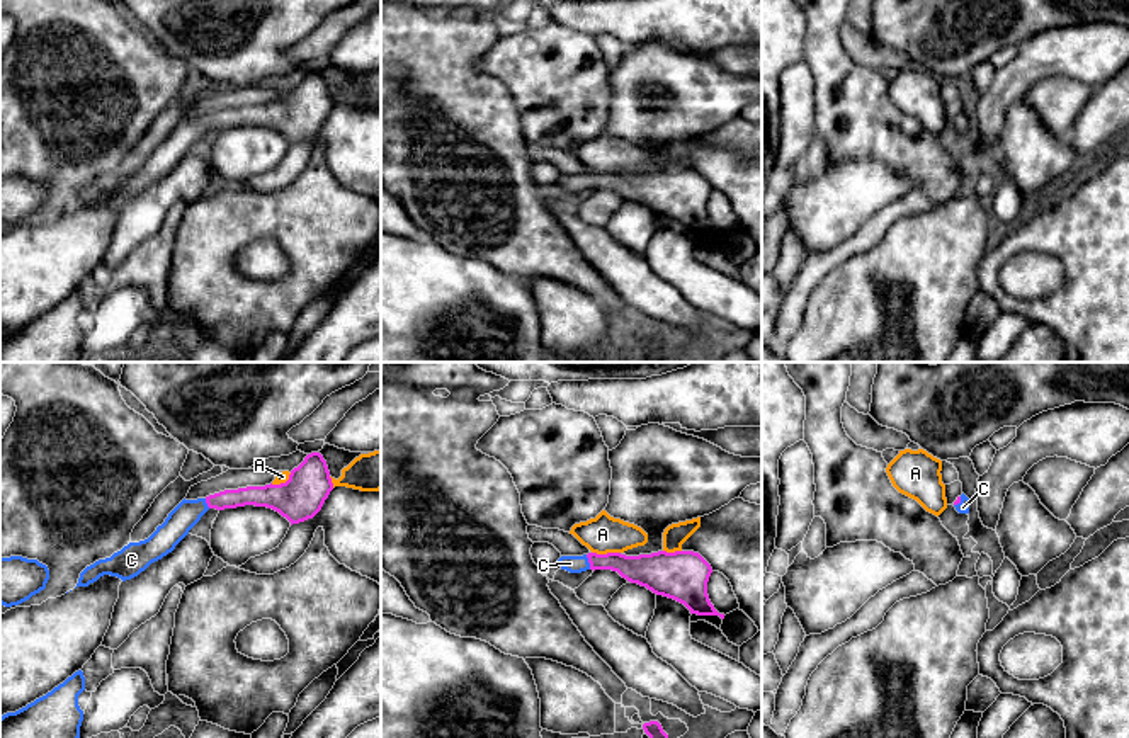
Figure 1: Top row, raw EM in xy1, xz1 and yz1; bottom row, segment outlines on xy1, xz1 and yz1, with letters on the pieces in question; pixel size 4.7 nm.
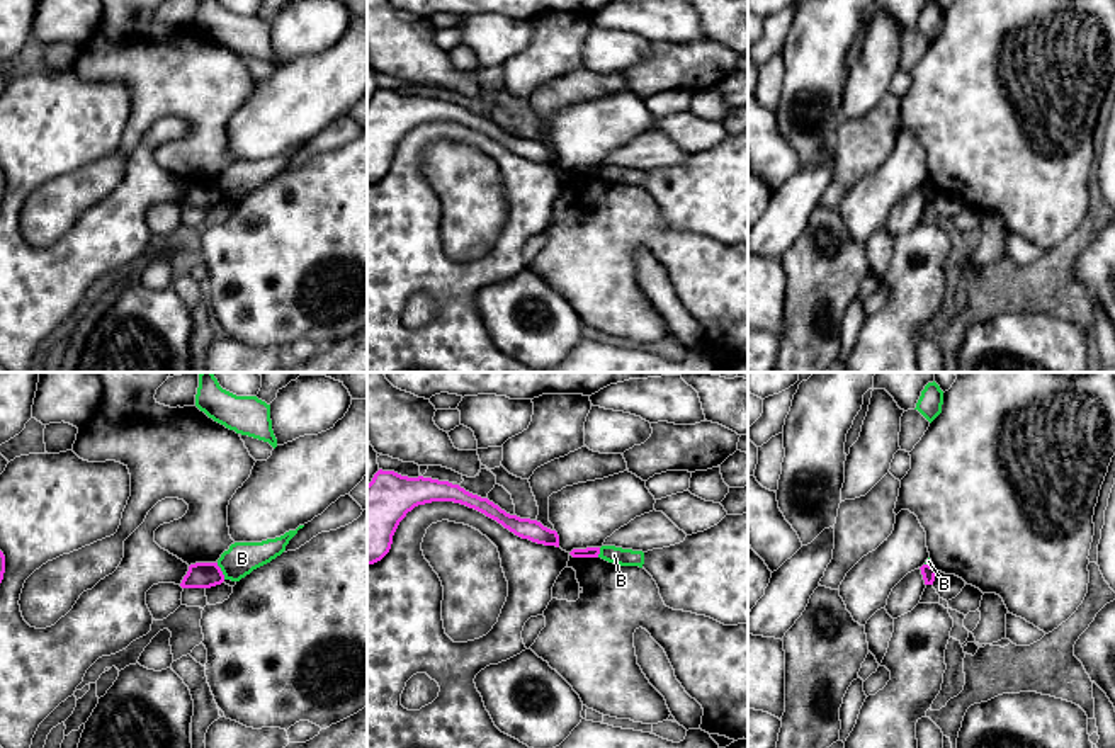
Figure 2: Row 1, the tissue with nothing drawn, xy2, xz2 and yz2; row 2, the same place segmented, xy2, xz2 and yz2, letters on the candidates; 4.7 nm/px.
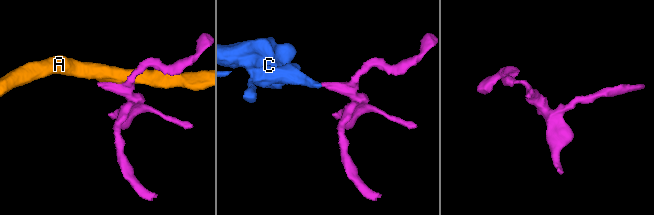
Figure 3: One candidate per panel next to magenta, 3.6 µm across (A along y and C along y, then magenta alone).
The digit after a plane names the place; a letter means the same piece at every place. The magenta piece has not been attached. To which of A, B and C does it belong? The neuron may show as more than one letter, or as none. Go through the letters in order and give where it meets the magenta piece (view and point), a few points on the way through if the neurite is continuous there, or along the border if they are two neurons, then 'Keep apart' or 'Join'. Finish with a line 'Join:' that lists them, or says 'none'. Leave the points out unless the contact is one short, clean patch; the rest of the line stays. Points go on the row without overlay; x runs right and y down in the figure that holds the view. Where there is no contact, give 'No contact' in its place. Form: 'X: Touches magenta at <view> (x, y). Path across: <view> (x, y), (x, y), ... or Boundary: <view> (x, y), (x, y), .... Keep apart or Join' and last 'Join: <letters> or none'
A: Touches magenta at xz1 (607, 172). Keep apart
B: Touches magenta at xy2 (221, 191). Boundary: xy2 (216, 182), (225, 198). Keep apart
C: Touches magenta at xz1 (589, 181). Path across: xz1 (640, 189), (618, 181), (589, 181), (570, 182). Join
Join: C

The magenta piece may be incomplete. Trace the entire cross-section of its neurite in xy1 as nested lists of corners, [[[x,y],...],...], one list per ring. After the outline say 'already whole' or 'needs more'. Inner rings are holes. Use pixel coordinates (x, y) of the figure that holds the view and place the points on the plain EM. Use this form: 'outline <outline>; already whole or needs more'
outline [[[311,71],[291,90],[286,102],[224,109],[197,119],[184,117],[148,158],[129,162],[111,177],[87,185],[80,192],[77,206],[88,206],[104,194],[117,196],[122,201],[138,196],[151,182],[172,172],[209,128],[267,126],[292,145],[313,138],[332,109],[326,80],[320,71]]]; needs more

